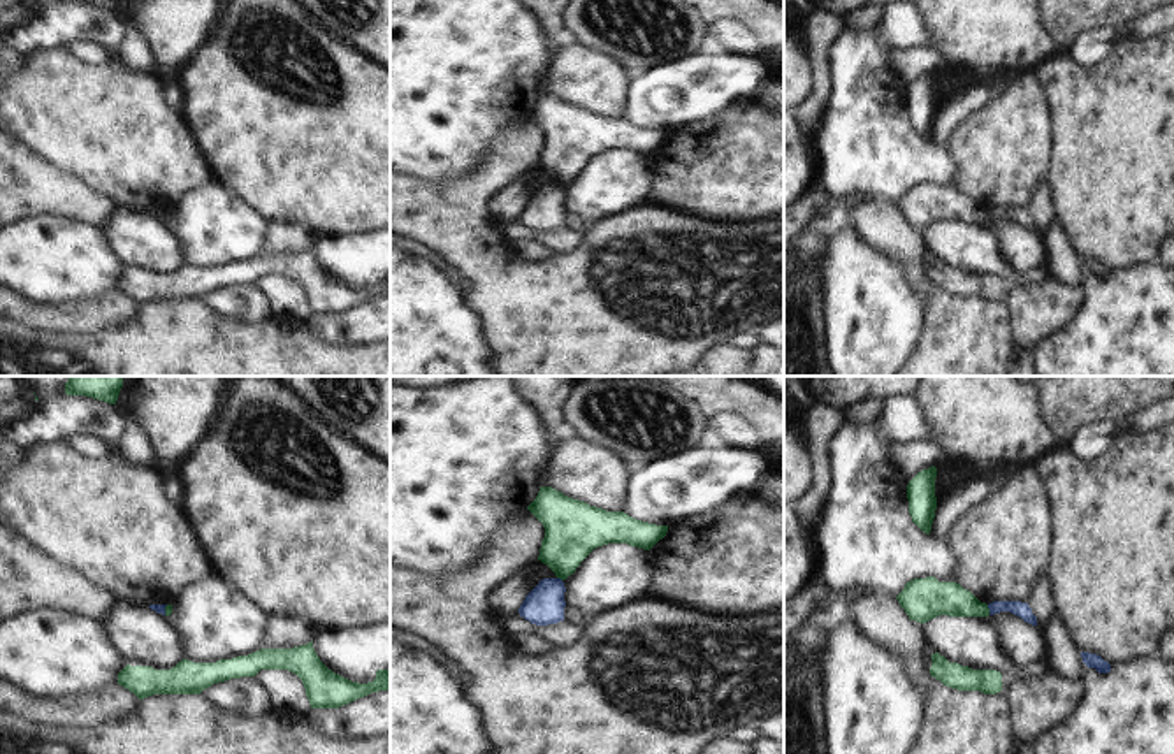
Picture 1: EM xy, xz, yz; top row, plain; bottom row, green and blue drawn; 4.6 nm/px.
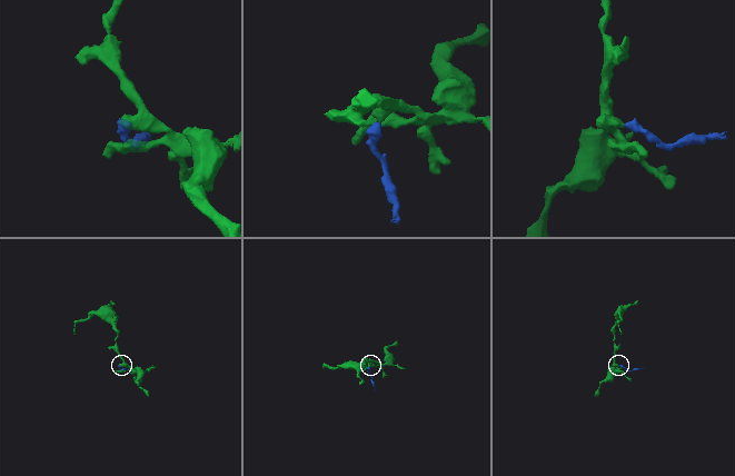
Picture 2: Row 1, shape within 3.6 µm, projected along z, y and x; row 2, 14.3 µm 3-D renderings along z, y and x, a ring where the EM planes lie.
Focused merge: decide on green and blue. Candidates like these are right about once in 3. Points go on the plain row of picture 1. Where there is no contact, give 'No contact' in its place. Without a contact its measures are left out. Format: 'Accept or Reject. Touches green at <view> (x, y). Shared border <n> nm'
Reject. Touches green at yz (988, 217). Shared border 50 nm

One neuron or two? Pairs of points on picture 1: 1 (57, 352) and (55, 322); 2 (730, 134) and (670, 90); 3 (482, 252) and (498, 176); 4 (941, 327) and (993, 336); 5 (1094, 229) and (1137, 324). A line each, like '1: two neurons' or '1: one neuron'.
1: two neurons
2: two neurons
3: one neuron
4: one neuron
5: two neurons

